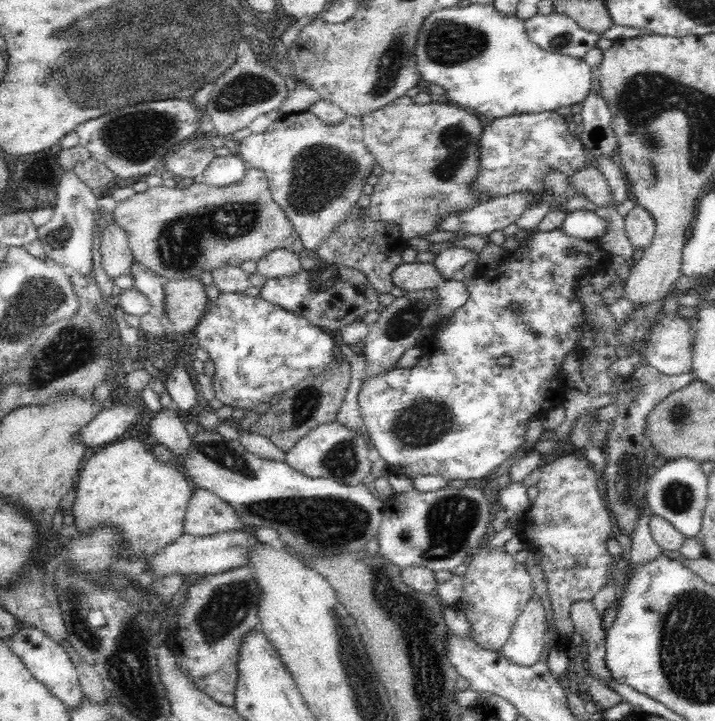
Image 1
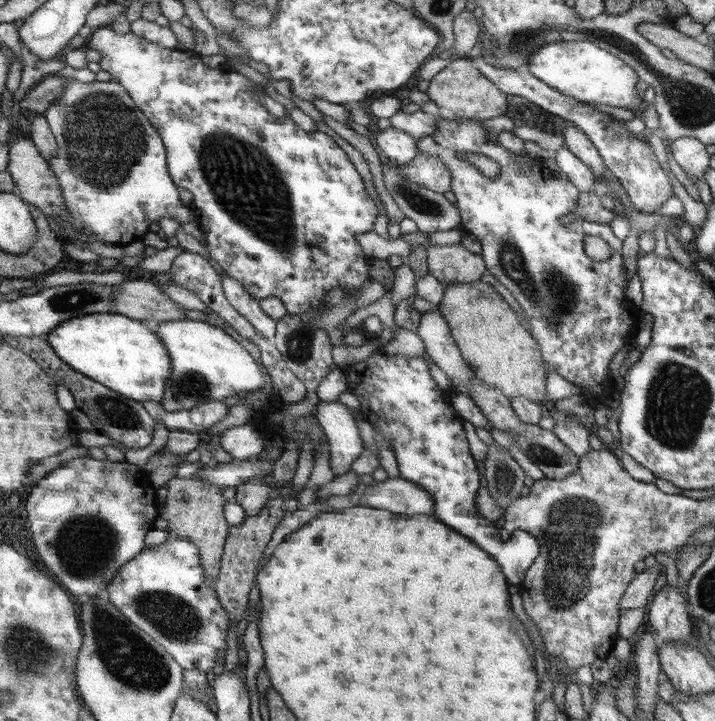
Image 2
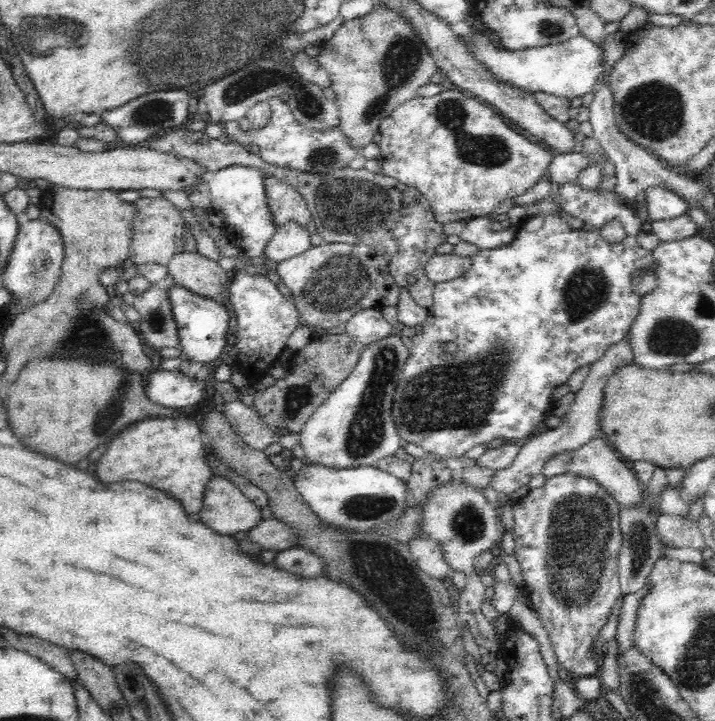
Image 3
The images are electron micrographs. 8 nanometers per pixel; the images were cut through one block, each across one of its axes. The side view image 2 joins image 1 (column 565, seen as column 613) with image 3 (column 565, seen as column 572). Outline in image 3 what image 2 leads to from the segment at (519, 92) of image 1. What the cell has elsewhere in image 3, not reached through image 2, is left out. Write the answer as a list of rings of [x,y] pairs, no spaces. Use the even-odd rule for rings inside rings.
[[[475,23],[471,27],[470,36],[464,41],[468,43],[469,50],[472,50],[497,78],[512,82],[522,90],[561,95],[562,98],[580,98],[592,91],[606,64],[603,43],[596,43],[584,34],[575,35],[564,42],[510,52],[501,48],[493,36],[482,33],[480,24]]]

